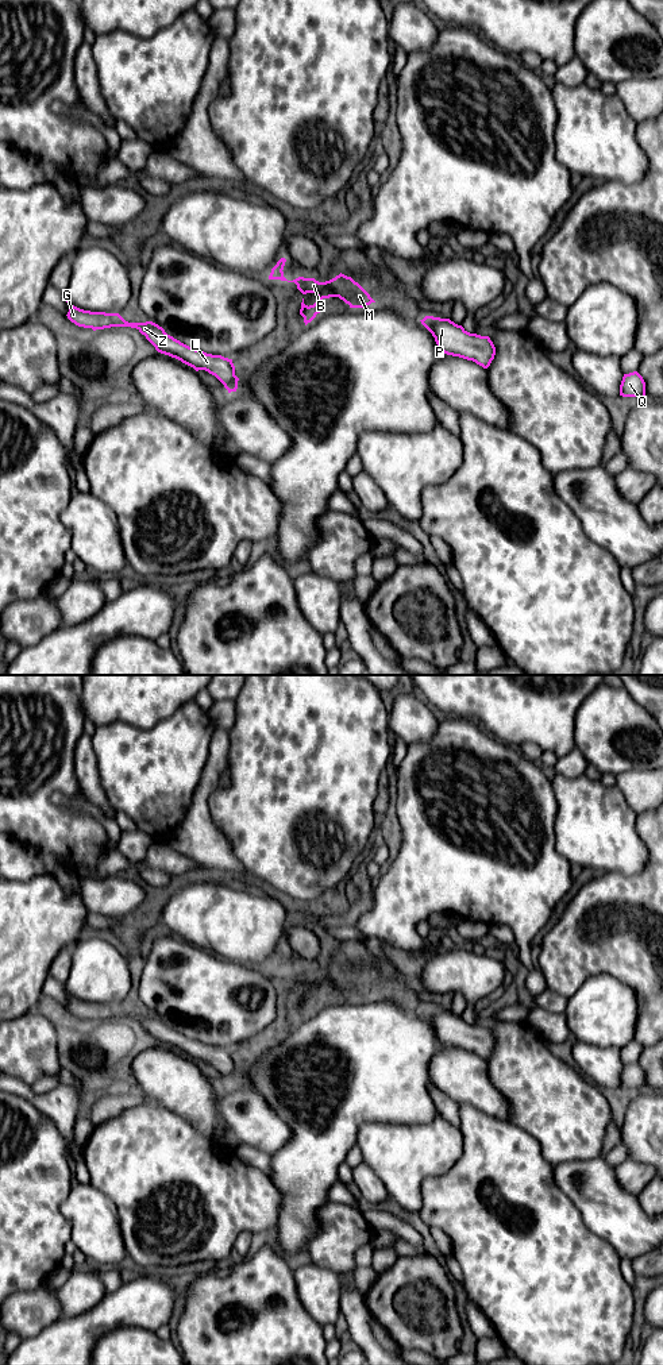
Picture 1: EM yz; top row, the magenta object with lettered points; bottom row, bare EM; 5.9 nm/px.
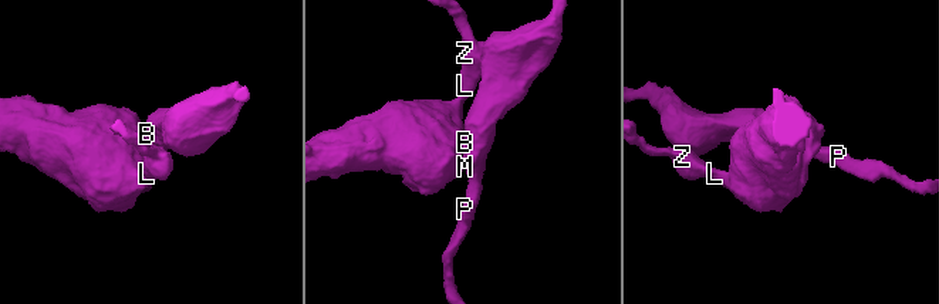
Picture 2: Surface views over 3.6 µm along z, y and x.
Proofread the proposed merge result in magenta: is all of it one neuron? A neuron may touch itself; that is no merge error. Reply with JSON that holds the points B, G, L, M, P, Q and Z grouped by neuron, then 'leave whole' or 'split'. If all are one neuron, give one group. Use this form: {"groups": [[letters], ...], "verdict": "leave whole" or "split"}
{"groups": [["B", "M", "P", "Q"], ["G", "L", "Z"]], "verdict": "split"}

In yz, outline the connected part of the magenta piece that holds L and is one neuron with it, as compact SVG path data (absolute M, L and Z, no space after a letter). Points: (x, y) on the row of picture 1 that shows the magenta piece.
M68 300L66 302L69 305L66 316L76 325L92 328L93 331L111 327L136 328L158 352L176 358L196 371L205 370L215 375L228 393L236 392L239 378L235 375L232 359L192 348L167 335L162 327L153 321L128 323L119 313L84 311L72 305Z

